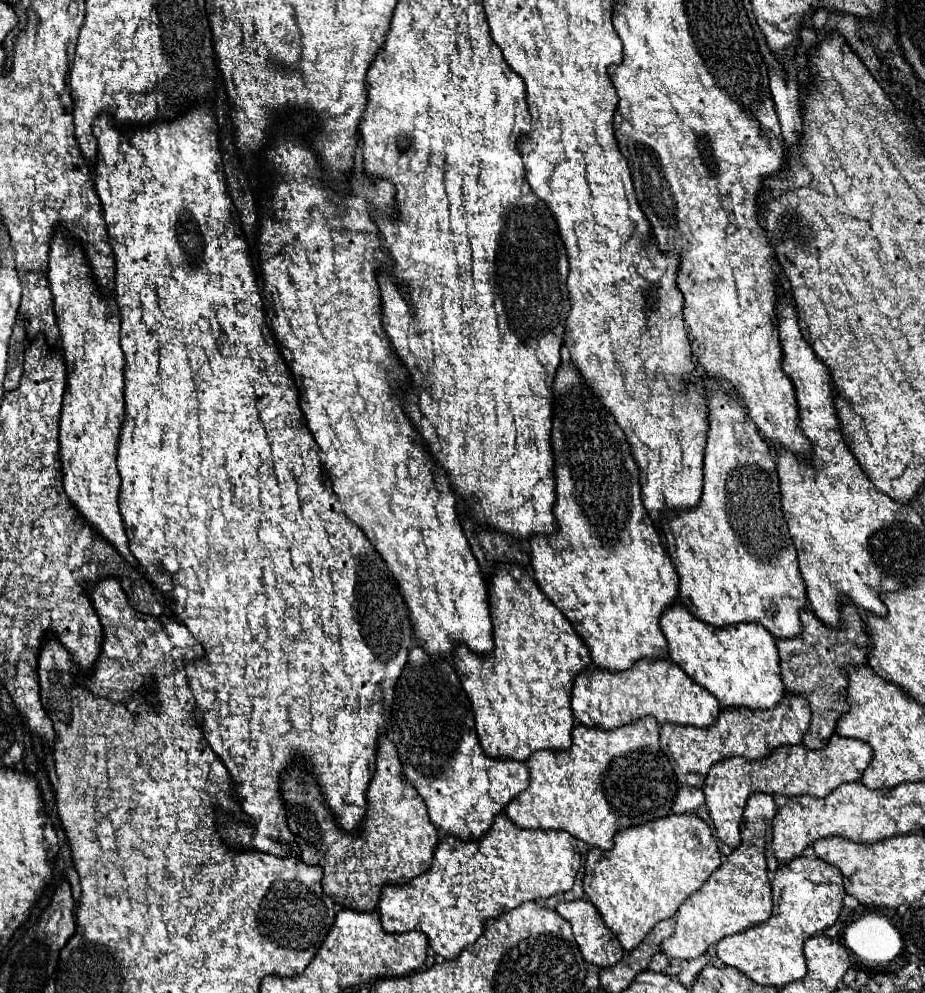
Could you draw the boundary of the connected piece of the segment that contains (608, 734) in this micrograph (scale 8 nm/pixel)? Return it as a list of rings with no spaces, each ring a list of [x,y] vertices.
[[[643,716],[637,722],[619,726],[615,730],[575,724],[569,750],[537,750],[527,758],[527,768],[531,774],[529,786],[505,806],[505,814],[519,828],[565,830],[577,840],[583,840],[589,846],[597,846],[601,850],[613,848],[613,836],[619,830],[617,822],[621,822],[621,828],[629,828],[673,814],[671,808],[679,792],[673,766],[659,748],[659,724],[653,716]]]

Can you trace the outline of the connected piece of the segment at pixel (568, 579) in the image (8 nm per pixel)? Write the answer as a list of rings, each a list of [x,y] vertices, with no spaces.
[[[561,362],[561,366],[557,368],[555,374],[555,382],[553,382],[553,428],[551,428],[551,450],[555,456],[555,504],[553,504],[553,514],[557,518],[559,530],[557,534],[539,534],[539,536],[531,536],[529,538],[529,546],[531,546],[531,566],[535,572],[535,580],[539,584],[539,588],[543,590],[543,594],[563,612],[563,616],[573,624],[573,628],[577,630],[577,634],[583,638],[585,646],[589,648],[591,660],[595,666],[605,668],[605,670],[627,670],[631,668],[639,658],[645,656],[655,656],[655,658],[663,658],[667,656],[667,640],[659,628],[659,616],[663,612],[665,606],[669,606],[671,602],[675,602],[677,598],[677,572],[675,566],[669,558],[669,554],[665,552],[665,546],[661,542],[661,534],[655,528],[653,520],[649,518],[643,502],[641,502],[641,488],[639,488],[639,468],[633,460],[629,442],[625,440],[625,432],[617,426],[615,418],[609,414],[609,410],[601,404],[599,398],[595,398],[591,394],[591,390],[587,388],[587,384],[581,380],[581,374],[577,370],[577,366],[573,362]]]

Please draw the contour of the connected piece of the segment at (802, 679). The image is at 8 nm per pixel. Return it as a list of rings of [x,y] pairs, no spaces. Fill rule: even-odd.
[[[841,604],[841,628],[825,626],[811,610],[803,610],[799,614],[803,632],[795,638],[777,640],[781,678],[787,690],[793,690],[805,696],[811,704],[811,724],[803,736],[803,744],[809,750],[819,750],[827,744],[831,734],[835,732],[837,718],[849,710],[847,702],[843,702],[847,676],[843,672],[845,664],[865,664],[869,652],[869,636],[865,634],[865,622],[855,604]]]

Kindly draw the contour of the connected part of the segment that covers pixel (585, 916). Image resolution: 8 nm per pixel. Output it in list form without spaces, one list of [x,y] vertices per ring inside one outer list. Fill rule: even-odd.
[[[589,900],[561,902],[555,910],[571,922],[577,946],[589,964],[609,968],[623,958],[623,946]]]

